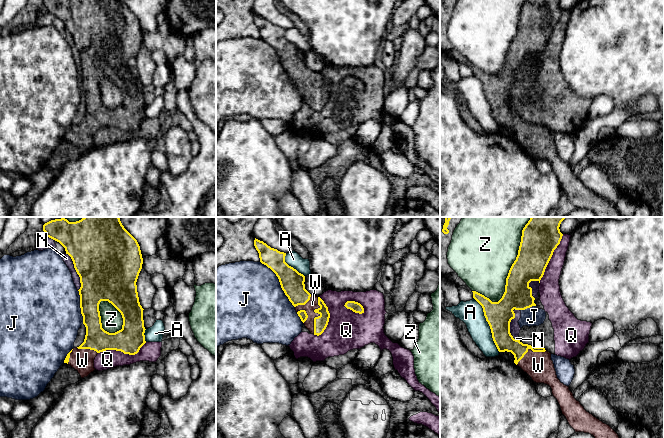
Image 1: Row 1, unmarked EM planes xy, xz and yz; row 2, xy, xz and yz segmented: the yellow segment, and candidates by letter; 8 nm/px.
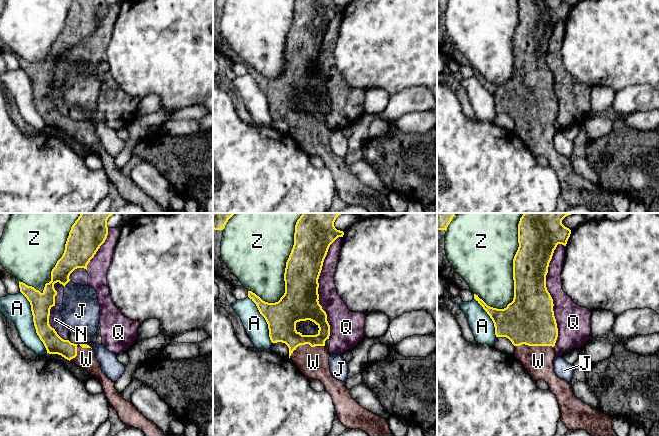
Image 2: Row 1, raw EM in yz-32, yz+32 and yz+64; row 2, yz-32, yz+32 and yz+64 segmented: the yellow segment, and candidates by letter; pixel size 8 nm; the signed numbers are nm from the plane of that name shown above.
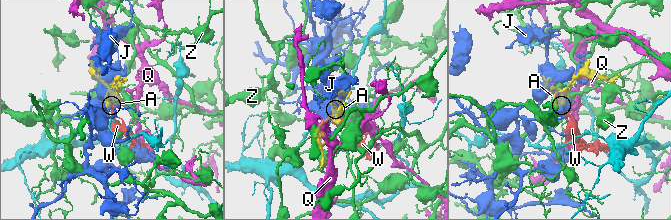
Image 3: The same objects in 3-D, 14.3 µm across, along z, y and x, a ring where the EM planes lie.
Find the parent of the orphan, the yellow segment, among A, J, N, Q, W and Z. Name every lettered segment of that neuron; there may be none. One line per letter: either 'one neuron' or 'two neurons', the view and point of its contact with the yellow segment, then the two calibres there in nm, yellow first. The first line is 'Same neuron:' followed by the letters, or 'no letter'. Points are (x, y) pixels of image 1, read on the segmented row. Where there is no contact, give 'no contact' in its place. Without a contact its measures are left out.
Same neuron: W
A: two neurons | yz (488, 323) | 220/190 nm
J: two neurons | xz (280, 283) | 190/500 nm
N: two neurons | yz (509, 324) | 220/80 nm
Q: two neurons | xy (122, 351) | 220/160 nm
W: one neuron | xz (318, 316) | 110/90 nm
Z: two neurons | yz (509, 272) | 260/480 nm

